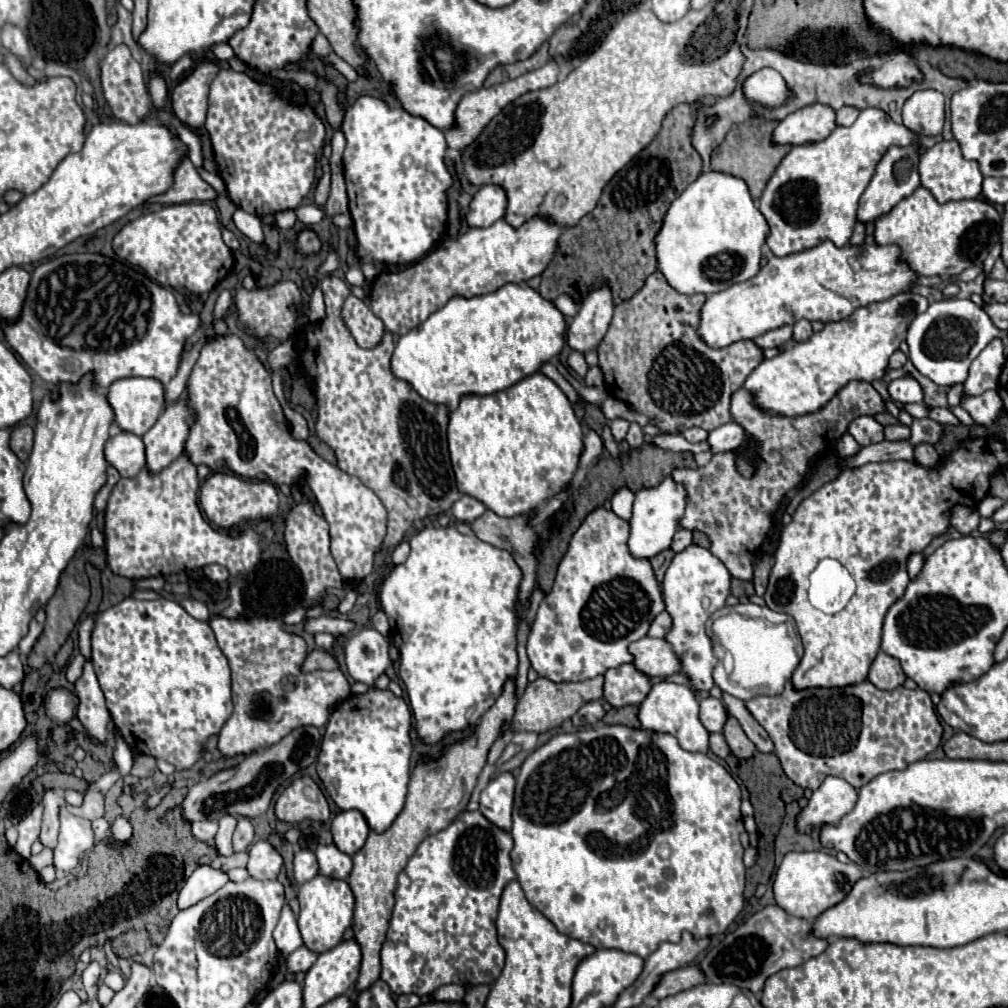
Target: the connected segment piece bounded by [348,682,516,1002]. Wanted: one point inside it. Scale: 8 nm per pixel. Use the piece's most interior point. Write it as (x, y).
(438, 792)

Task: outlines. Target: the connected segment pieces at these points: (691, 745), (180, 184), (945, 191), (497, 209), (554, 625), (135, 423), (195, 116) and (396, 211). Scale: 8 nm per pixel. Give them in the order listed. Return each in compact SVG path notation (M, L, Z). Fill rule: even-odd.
M660 682L660 684L652 686L646 700L638 706L638 720L640 720L642 730L668 732L668 734L676 736L680 746L688 752L702 752L702 754L708 752L708 732L698 718L698 698L684 684Z
M190 158L174 170L174 186L166 190L166 194L158 194L154 198L148 198L148 202L160 202L160 204L182 204L182 202L212 202L216 198L216 192L202 180Z
M942 140L938 142L934 148L926 150L920 156L920 164L918 164L918 172L920 172L920 182L926 190L932 192L932 196L936 198L938 204L946 204L950 200L968 200L968 198L978 198L982 192L982 172L978 168L976 162L964 160L960 146L956 140Z
M488 184L474 194L464 218L470 228L488 228L494 222L498 222L504 216L504 212L506 212L504 190L500 186Z
M598 508L572 536L554 588L538 606L526 644L538 676L558 684L582 682L632 662L628 644L646 636L654 616L664 610L664 600L650 560L636 560L628 552L628 532L626 520Z
M124 378L108 388L114 424L130 434L144 436L164 410L164 390L154 378Z
M202 62L172 90L172 110L176 118L192 130L202 130L208 108L208 88L218 72L214 62Z
M362 96L346 110L342 132L348 140L344 150L344 178L358 238L358 256L364 276L374 280L380 270L372 266L372 260L384 264L410 264L420 260L442 238L448 220L446 190L452 182L444 166L446 140L442 130L434 128L424 118L410 116L398 104L388 104L386 100L374 96Z

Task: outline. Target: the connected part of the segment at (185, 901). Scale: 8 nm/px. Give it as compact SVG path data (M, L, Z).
M198 866L178 894L178 908L188 910L190 906L198 904L202 898L220 890L226 882L228 876L222 870L214 870L210 866Z

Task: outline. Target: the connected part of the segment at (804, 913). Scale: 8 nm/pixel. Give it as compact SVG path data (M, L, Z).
M790 852L784 856L782 864L776 870L774 878L774 898L776 904L790 916L816 920L822 910L828 910L830 906L836 906L846 898L846 894L852 890L854 882L862 878L864 874L854 862L842 864L832 854L826 852Z

